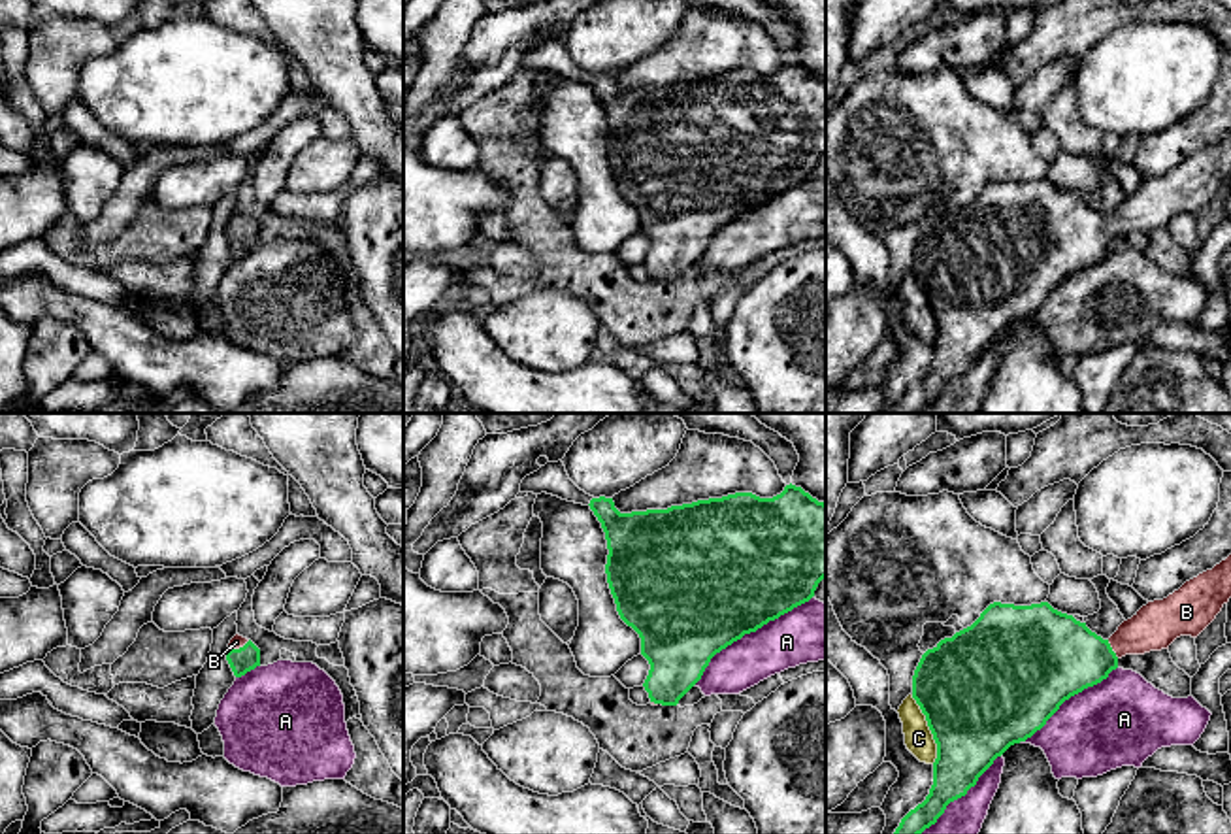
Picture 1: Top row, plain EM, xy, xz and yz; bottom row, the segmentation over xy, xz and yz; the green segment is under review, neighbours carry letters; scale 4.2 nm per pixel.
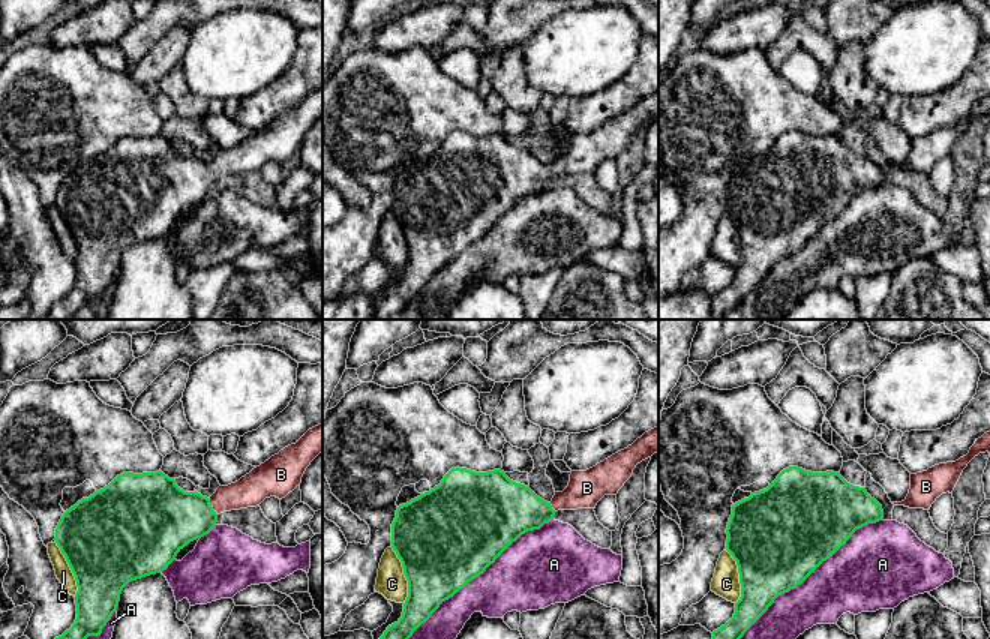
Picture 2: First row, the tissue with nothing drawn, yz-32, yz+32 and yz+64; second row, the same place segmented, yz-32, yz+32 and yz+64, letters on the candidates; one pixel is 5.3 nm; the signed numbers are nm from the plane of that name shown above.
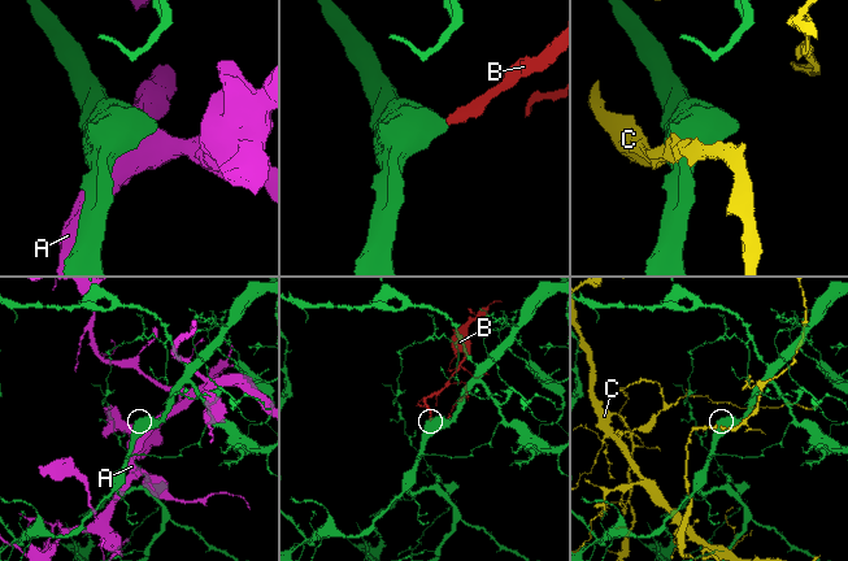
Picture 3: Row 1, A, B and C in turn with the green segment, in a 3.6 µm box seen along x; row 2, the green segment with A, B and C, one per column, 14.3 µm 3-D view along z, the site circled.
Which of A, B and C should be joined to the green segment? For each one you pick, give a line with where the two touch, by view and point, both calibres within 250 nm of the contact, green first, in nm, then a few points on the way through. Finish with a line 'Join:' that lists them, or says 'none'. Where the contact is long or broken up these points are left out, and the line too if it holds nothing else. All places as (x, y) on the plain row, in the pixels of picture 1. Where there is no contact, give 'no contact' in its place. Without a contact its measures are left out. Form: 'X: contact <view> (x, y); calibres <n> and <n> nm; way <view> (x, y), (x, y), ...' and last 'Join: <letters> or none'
B: contact yz (1111, 227); calibres 360 and 200 nm; way yz (1052, 233), (1103, 233), (1111, 227), (1156, 202)
Join: B

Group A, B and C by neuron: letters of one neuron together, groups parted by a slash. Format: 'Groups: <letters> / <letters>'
Groups: A C / B

